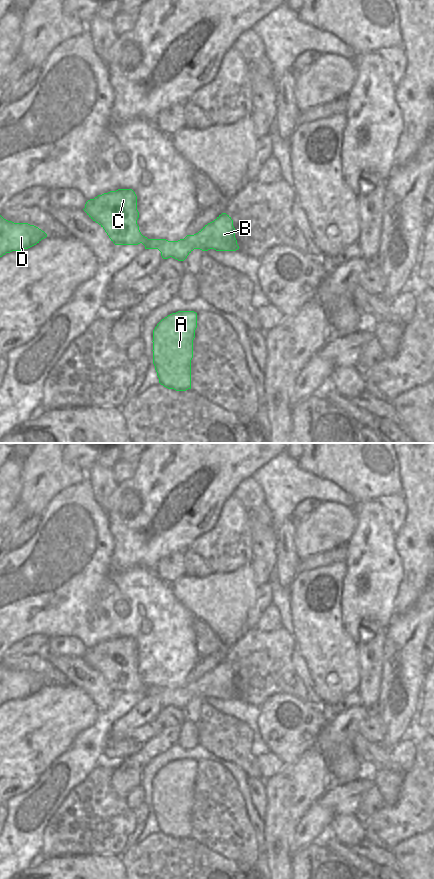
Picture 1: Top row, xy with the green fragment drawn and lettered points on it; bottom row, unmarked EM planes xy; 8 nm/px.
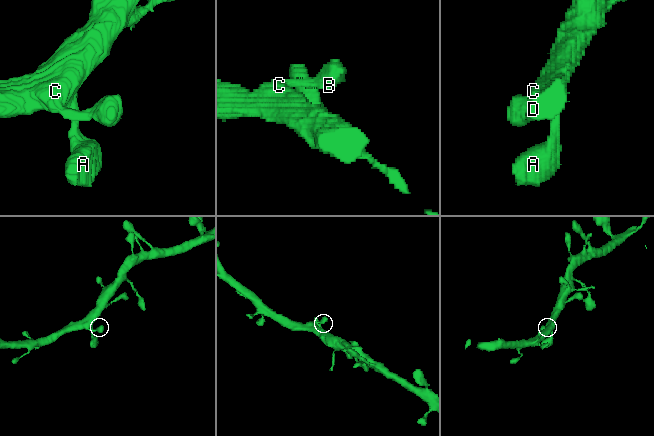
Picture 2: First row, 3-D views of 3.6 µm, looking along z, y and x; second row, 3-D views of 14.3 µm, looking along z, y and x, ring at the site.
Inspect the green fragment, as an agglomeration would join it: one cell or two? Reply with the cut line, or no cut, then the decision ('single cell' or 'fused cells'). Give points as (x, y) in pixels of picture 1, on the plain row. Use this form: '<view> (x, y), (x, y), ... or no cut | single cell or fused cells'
no cut | single cell

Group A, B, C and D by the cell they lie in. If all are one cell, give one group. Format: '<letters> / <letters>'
A B C D

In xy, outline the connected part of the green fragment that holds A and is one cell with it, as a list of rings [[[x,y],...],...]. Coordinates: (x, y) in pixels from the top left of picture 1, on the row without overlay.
[[[178,759],[162,767],[153,778],[153,812],[159,831],[168,837],[191,837],[191,808],[197,761]]]

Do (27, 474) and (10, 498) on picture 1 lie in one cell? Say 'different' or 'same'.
different

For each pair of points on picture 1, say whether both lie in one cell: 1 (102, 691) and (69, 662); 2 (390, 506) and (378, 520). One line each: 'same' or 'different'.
1: same
2: different

